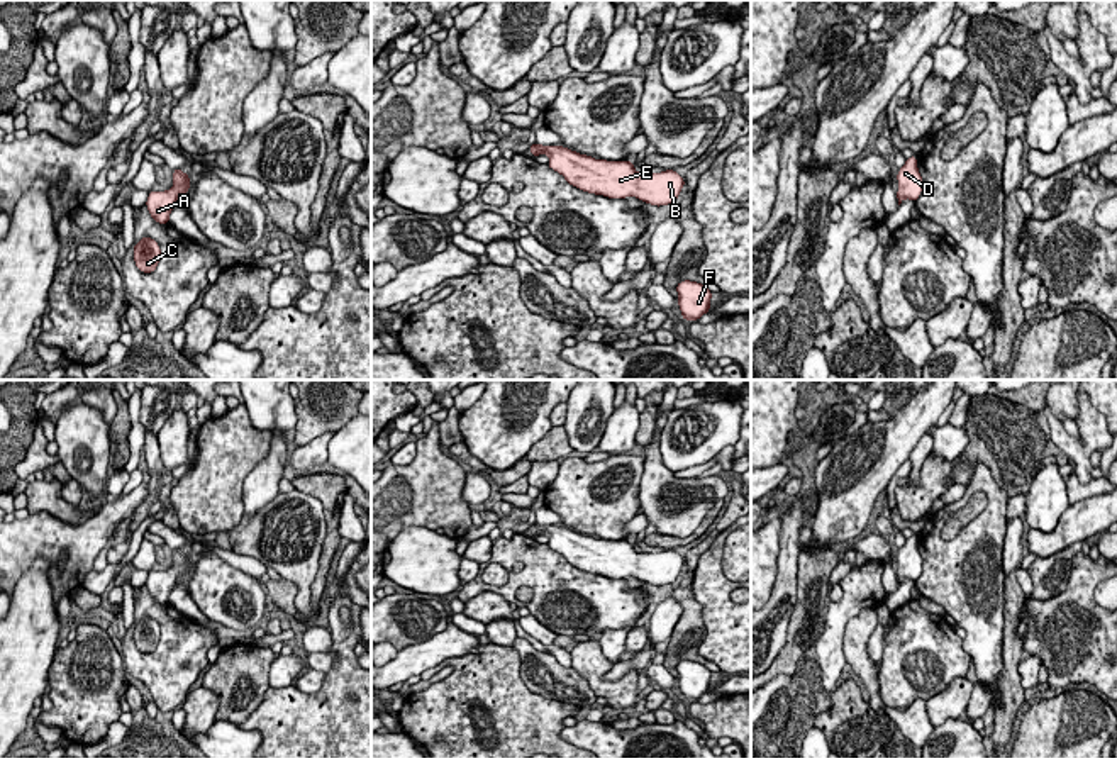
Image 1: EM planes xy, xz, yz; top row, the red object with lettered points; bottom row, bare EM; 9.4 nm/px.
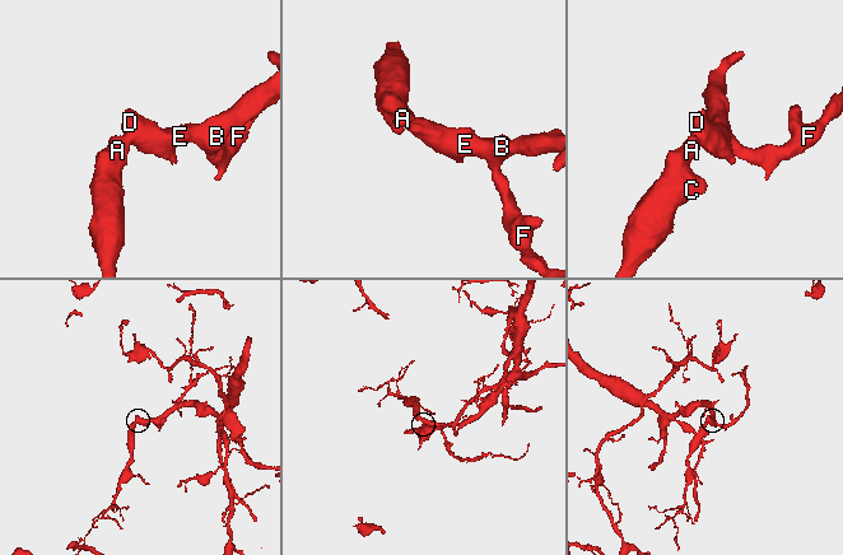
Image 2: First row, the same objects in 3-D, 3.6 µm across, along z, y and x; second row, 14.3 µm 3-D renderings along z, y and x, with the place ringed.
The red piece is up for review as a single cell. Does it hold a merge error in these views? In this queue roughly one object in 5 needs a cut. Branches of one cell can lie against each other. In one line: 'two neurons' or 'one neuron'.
one neuron

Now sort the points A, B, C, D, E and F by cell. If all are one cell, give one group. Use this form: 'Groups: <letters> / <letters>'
Groups: A B C D E F

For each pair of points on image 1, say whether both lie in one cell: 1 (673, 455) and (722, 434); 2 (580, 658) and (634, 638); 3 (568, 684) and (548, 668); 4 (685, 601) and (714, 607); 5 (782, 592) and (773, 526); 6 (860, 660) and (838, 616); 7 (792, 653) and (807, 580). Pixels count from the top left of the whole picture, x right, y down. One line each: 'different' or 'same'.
1: same
2: different
3: same
4: different
5: different
6: different
7: same

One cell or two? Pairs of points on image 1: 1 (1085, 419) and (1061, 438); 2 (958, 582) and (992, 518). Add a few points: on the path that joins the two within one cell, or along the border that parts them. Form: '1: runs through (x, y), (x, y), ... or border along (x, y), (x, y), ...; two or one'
1: runs through (1087, 431), (1087, 445), (1073, 448); one
2: runs through (970, 567), (985, 533); one

